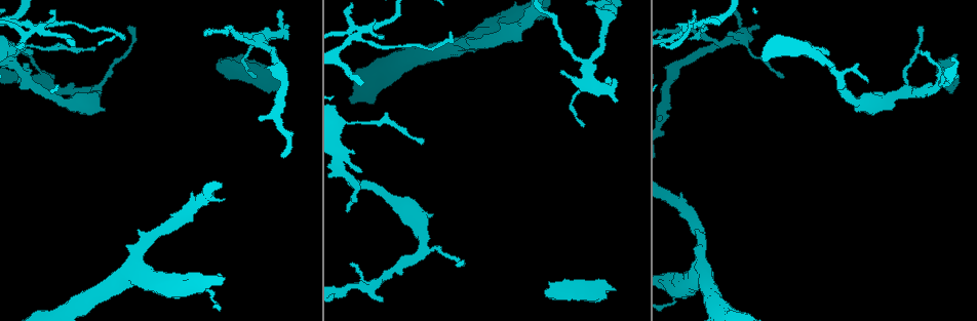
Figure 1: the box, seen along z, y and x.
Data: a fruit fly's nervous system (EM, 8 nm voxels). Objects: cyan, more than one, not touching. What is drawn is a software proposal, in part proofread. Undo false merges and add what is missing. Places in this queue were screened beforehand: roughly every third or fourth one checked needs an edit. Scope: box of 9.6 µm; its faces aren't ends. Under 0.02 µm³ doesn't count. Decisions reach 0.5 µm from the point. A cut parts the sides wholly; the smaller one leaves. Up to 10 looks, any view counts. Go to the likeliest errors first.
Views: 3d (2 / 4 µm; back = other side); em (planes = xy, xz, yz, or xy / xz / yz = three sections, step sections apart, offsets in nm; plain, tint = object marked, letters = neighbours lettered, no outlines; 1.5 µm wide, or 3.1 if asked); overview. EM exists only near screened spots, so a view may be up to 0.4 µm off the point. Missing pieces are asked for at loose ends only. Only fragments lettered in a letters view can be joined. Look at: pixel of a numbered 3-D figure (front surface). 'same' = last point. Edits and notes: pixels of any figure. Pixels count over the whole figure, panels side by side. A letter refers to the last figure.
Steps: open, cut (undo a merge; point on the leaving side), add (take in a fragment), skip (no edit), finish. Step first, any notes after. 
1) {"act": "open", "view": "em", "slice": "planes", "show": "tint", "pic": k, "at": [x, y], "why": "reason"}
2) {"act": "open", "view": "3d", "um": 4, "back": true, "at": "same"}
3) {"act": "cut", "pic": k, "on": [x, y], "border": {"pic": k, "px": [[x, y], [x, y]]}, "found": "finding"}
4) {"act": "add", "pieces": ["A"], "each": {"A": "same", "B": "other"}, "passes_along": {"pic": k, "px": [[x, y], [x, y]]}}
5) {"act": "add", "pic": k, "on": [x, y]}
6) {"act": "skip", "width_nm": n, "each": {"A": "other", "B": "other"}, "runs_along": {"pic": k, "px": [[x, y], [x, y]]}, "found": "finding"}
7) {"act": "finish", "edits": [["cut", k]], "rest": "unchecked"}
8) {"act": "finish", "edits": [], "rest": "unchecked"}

{"act": "open", "view": "3d", "um": 4, "pic": 1, "at": [614, 289]}

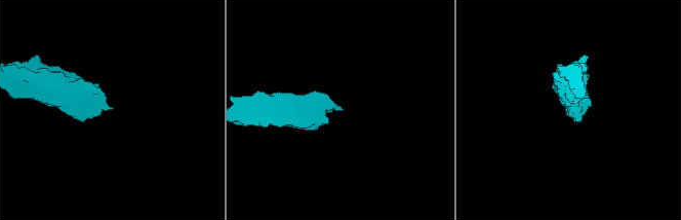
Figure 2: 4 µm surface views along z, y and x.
{"act": "open", "view": "em", "slice": "xz", "step": 4, "show": "letters", "pic": 2, "at": [340, 108]}

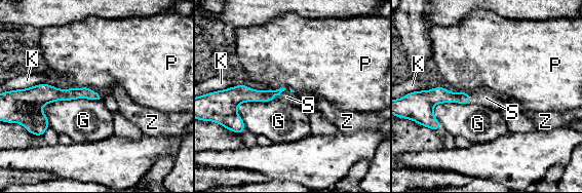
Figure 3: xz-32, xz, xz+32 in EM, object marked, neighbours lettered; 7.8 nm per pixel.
{"act": "open", "view": "em", "slice": "planes", "show": "letters", "at": "same", "why": "another direction"}

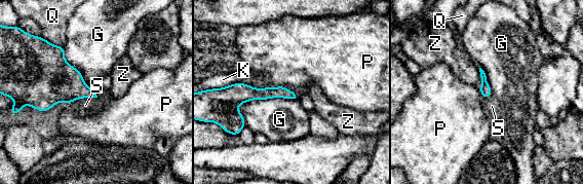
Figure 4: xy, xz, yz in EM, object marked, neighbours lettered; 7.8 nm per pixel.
{"act": "add", "pieces": ["S"], "each": {"G": "other", "K": "other", "P": "other", "Q": "other", "S": "same", "Z": "other"}, "passes_along": {"pic": 4, "px": [[56, 81], [84, 97], [85, 105]]}, "found": "it goes on there"}

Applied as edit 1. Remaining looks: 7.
{"act": "open", "view": "overview", "why": "redraw"}

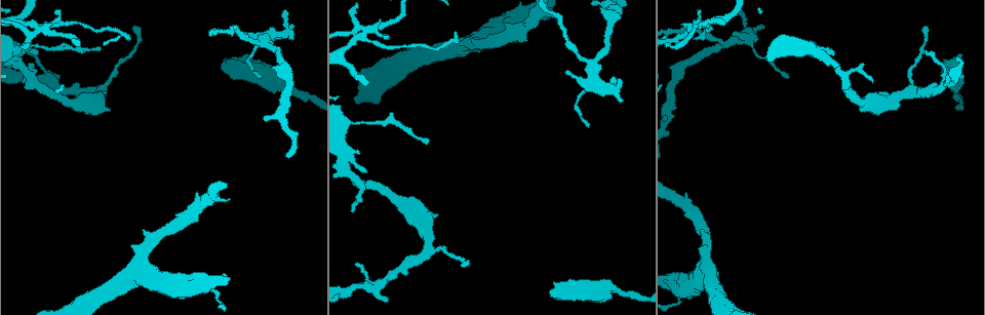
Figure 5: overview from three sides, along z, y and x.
{"act": "open", "view": "3d", "um": 4, "pic": 5, "at": [426, 143], "why": "long arm stops here"}

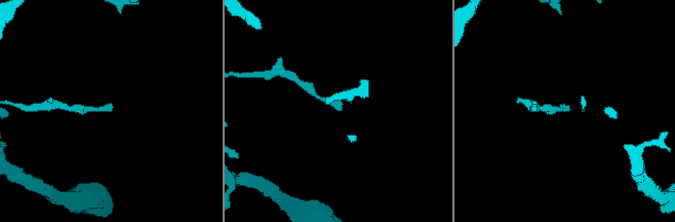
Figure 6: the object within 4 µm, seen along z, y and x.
{"act": "open", "view": "em", "slice": "yz", "step": 8, "show": "tint", "pic": 6, "at": [568, 106]}

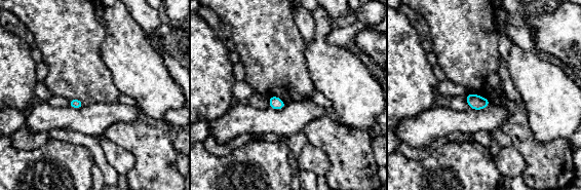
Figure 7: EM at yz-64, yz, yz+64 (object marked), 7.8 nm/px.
{"act": "open", "view": "em", "slice": "planes", "show": "letters", "at": "same", "why": "another direction"}

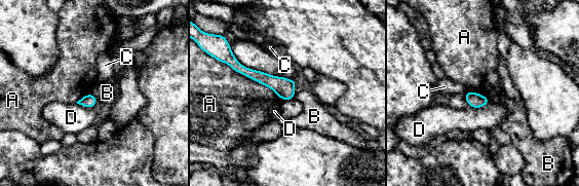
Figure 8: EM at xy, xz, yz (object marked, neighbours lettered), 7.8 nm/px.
{"act": "skip", "each": {"A": "other", "B": "other", "C": "other", "D": "other"}, "border": {"pic": 8, "px": [[224, 63], [265, 84], [278, 96]]}, "found": "no lettered fragment goes on from it"}

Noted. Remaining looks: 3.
{"act": "open", "view": "3d", "um": 4, "pic": 5, "at": [564, 72], "why": "an open end"}

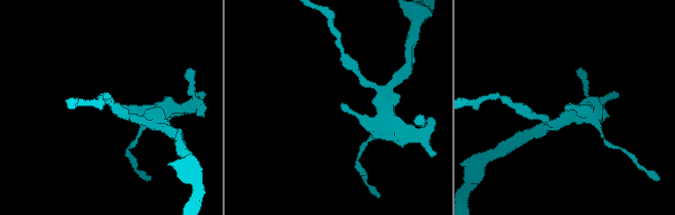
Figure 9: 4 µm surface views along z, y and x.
{"act": "open", "view": "em", "slice": "yz", "step": 8, "show": "letters", "pic": 9, "at": [567, 110]}

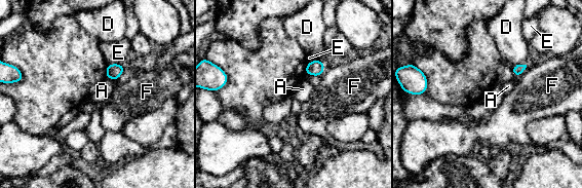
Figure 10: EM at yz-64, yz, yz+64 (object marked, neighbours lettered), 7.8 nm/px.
{"act": "open", "view": "em", "slice": "planes", "show": "letters", "at": "same", "why": "another direction"}

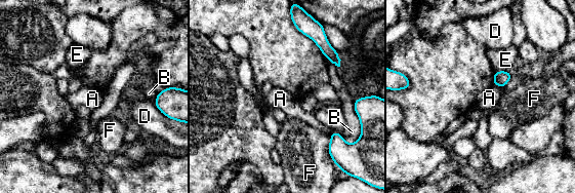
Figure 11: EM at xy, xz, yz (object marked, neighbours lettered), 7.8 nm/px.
{"act": "skip", "each": {"A": "other", "B": "other", "D": "other", "E": "other", "F": "other"}, "found": "none of them fits"}

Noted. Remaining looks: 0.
{"act": "finish", "edits": [["add", 4]], "rest": "unchecked"}

